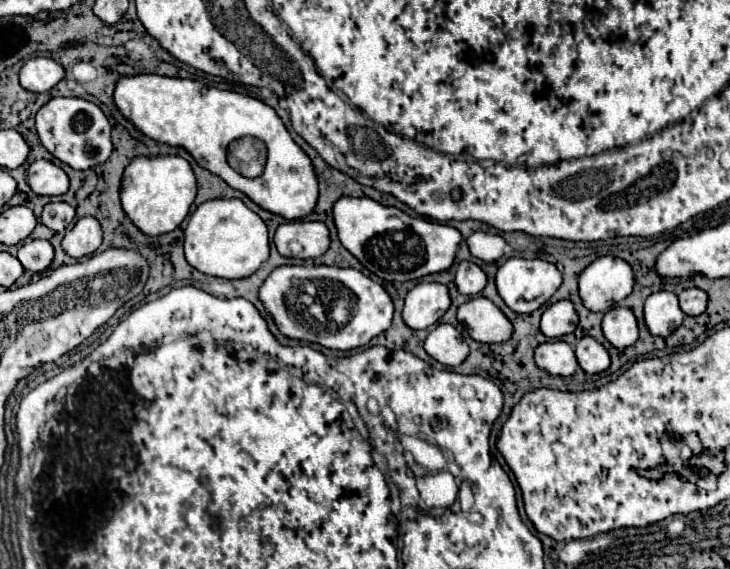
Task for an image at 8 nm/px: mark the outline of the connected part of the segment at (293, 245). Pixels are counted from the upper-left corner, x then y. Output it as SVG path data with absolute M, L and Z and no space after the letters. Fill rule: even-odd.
M289 221L277 227L273 241L283 257L317 259L329 249L329 229L321 221Z

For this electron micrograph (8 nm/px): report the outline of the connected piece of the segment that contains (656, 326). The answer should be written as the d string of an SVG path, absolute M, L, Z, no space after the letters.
M657 291L645 301L645 323L657 337L671 335L683 323L683 317L677 295L671 291Z

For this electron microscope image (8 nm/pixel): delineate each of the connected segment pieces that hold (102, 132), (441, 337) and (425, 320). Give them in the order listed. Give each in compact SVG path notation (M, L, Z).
M55 97L47 105L43 105L43 109L39 109L35 119L43 147L53 157L57 157L59 161L67 163L77 171L105 163L113 151L111 125L105 113L91 101L79 97Z
M439 323L425 339L425 351L447 367L457 367L469 355L469 347L463 341L461 333L449 325Z
M417 283L405 297L403 319L411 329L435 325L449 309L449 289L441 283Z

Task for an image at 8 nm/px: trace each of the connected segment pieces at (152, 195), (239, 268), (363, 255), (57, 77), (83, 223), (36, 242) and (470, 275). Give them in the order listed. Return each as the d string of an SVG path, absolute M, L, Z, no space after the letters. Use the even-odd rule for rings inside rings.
M139 155L125 167L121 183L121 203L127 217L131 217L131 221L135 221L135 225L139 225L139 229L143 229L143 233L147 235L169 233L171 229L177 229L177 225L187 217L195 195L195 173L191 165L179 155Z
M241 199L205 201L195 209L185 229L185 257L205 275L223 279L249 277L269 257L267 225Z
M341 197L333 207L333 219L343 247L385 281L409 281L447 271L453 265L457 247L463 239L451 225L411 217L397 207L383 207L367 197Z
M33 57L23 65L19 79L27 91L43 93L65 79L65 69L51 57Z
M83 217L75 223L75 227L65 235L63 239L63 249L65 253L69 253L71 257L85 257L97 251L97 247L101 245L103 233L101 233L101 225L95 217Z
M33 239L33 241L25 241L23 247L19 247L19 261L21 265L27 269L27 271L33 271L33 273L41 273L45 271L51 261L53 261L53 255L55 255L55 249L49 241L45 239Z
M461 261L459 269L457 269L455 283L457 283L459 293L477 295L487 285L487 275L485 275L485 271L479 265L469 263L469 261Z

